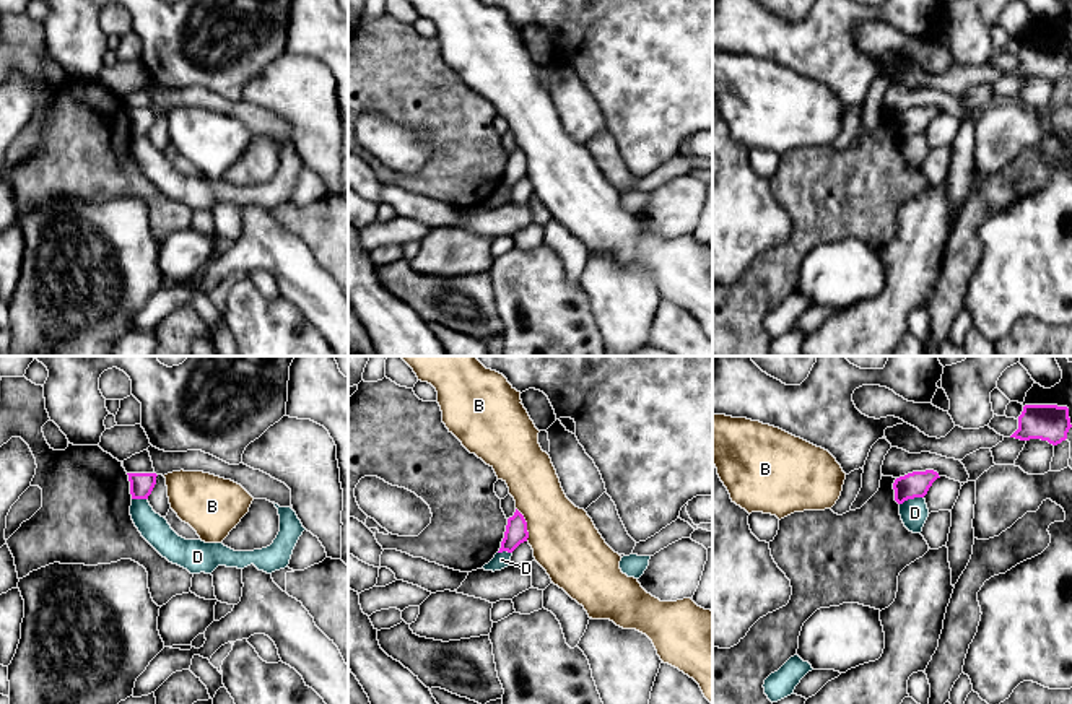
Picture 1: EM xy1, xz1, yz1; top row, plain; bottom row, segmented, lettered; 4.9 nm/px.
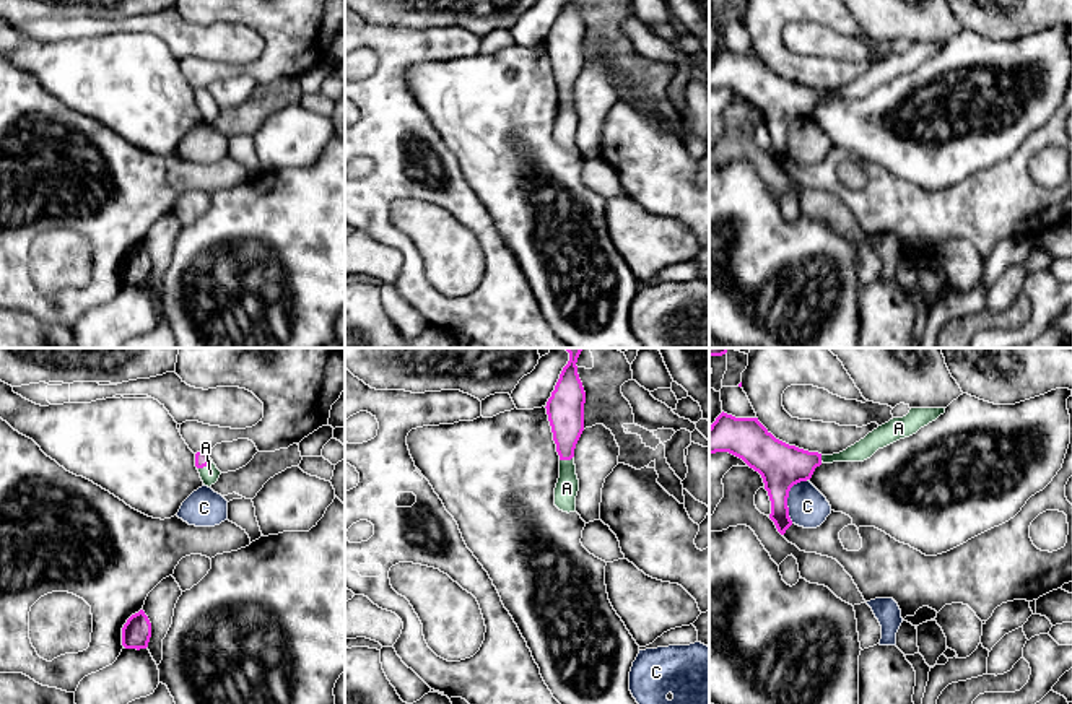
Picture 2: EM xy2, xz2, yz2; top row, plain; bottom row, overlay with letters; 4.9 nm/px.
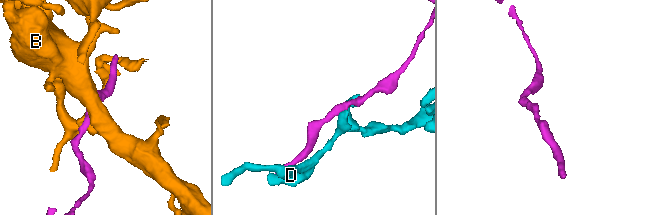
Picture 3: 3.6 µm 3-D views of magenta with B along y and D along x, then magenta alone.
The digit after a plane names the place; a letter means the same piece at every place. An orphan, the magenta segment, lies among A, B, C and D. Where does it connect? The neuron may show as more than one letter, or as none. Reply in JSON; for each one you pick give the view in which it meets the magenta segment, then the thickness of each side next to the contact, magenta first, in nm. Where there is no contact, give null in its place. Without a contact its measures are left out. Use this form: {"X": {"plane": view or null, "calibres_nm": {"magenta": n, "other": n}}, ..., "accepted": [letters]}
{"A": {"plane": "xy2", "calibres_nm": {"magenta": 60, "other": 90}}, "accepted": ["A"]}

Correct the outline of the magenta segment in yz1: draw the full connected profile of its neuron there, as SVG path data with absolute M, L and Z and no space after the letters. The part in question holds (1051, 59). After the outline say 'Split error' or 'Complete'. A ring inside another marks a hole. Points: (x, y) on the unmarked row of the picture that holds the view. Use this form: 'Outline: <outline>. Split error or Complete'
Outline: M1025 41L1018 52L1018 65L1010 73L1020 76L1041 75L1057 81L1067 75L1070 63L1067 42Z. Complete

